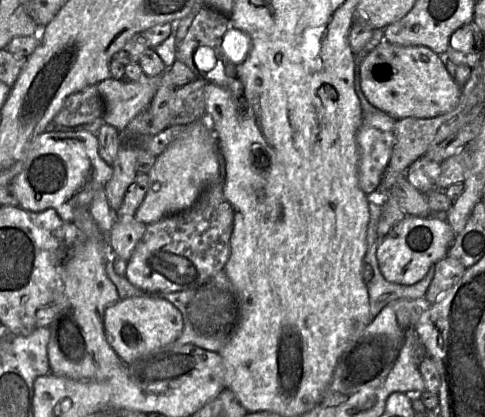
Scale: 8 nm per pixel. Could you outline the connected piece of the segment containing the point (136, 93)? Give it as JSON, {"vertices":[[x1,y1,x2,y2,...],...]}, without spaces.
{"vertices":[[146,75,136,81,109,77,96,86,105,104,102,118,121,131,148,108,157,91,157,79]]}

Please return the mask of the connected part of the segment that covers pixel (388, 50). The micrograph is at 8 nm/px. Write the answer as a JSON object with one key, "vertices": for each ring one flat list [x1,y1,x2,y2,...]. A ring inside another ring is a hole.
{"vertices":[[382,41,363,60,360,67,360,86,368,102,395,119,427,119,446,114,459,103,462,88,448,73,443,57,424,46,401,46]]}

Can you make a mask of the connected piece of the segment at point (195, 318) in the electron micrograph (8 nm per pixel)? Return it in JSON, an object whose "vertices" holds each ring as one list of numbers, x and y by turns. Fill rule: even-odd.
{"vertices":[[224,270,203,285,176,292,155,292,147,297,165,299,179,309,184,326,178,344,193,344,205,350,219,352,232,338,241,318,238,294]]}

